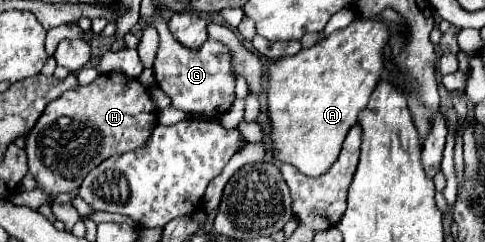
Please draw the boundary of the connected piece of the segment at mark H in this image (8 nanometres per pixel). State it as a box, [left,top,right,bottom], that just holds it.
[26,72,158,200]

